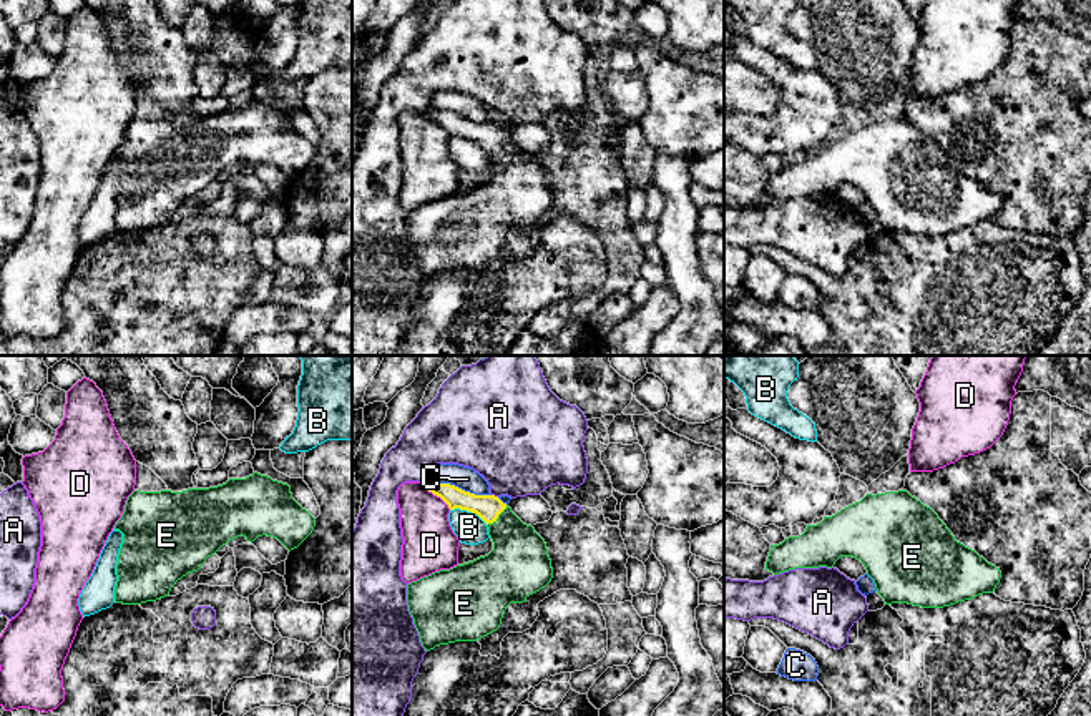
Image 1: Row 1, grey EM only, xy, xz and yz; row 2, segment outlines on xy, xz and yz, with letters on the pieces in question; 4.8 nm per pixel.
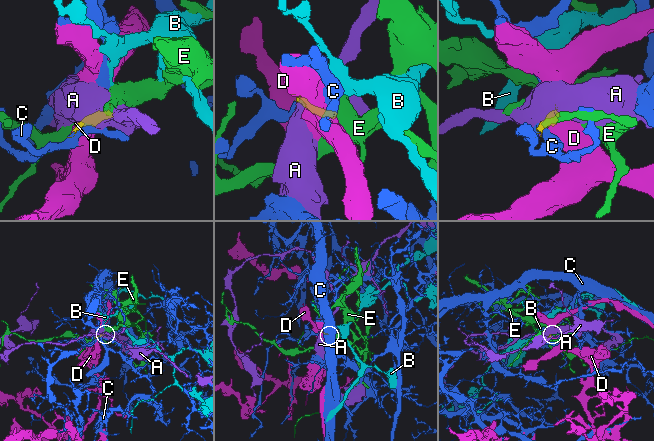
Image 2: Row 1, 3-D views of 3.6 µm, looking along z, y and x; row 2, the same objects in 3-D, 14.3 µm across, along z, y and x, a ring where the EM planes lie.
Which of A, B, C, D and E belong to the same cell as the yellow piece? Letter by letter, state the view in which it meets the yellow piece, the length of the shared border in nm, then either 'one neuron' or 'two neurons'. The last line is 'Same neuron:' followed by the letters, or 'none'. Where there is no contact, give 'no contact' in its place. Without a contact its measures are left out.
A: contact in xz; length 40 nm; two neurons
B: contact in xz; length 200 nm; two neurons
C: contact in xz; length 300 nm; two neurons
D: contact in xz; length 190 nm; two neurons
E: contact in xz; length 140 nm; one neuron
Same neuron: E

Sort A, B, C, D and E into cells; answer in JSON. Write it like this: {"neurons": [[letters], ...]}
{"neurons": [["A"], ["B"], ["C"], ["D"], ["E"]]}

